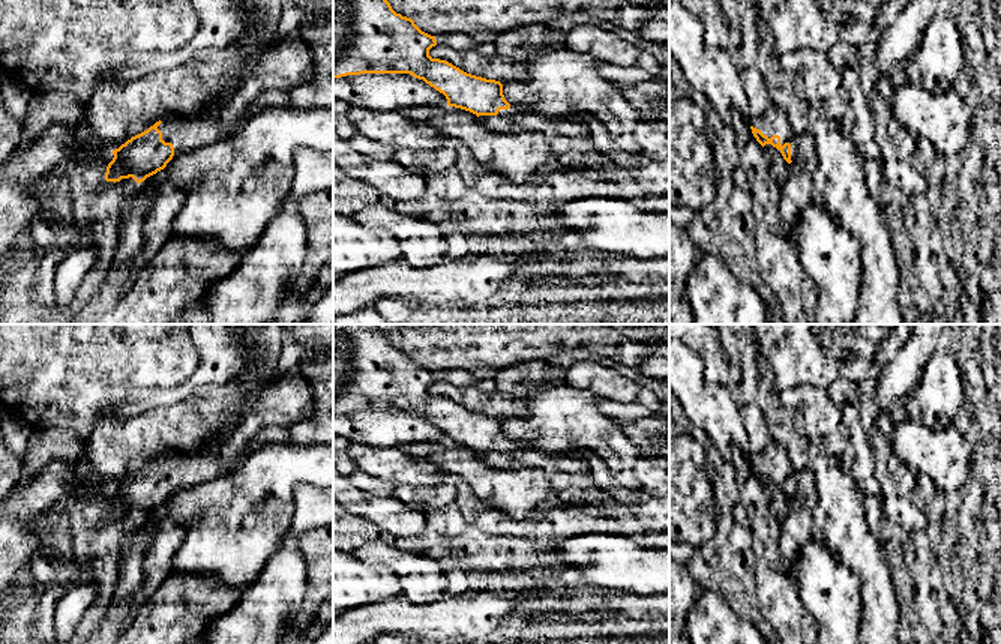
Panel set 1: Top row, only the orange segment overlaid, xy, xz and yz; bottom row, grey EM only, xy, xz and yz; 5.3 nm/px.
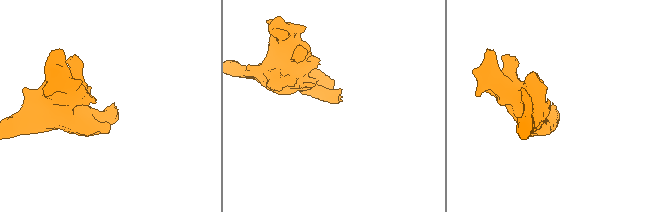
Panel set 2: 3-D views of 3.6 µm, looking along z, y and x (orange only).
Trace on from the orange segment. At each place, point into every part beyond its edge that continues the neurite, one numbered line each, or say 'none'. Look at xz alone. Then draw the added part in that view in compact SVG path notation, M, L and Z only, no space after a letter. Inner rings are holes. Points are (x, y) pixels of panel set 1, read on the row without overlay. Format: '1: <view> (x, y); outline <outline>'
1: xz (514, 445); outline M510 440L510 444L509 446L500 446L498 447L498 452L525 450L528 447L531 447L531 444L527 443L527 441L515 441L515 440Z

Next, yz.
1: yz (773, 458); outline M771 438L762 452L750 455L750 462L759 465L768 474L771 474L773 471L779 471L782 482L785 479L789 479L791 497L795 495L797 492L795 470L788 459L788 452L783 444Z

